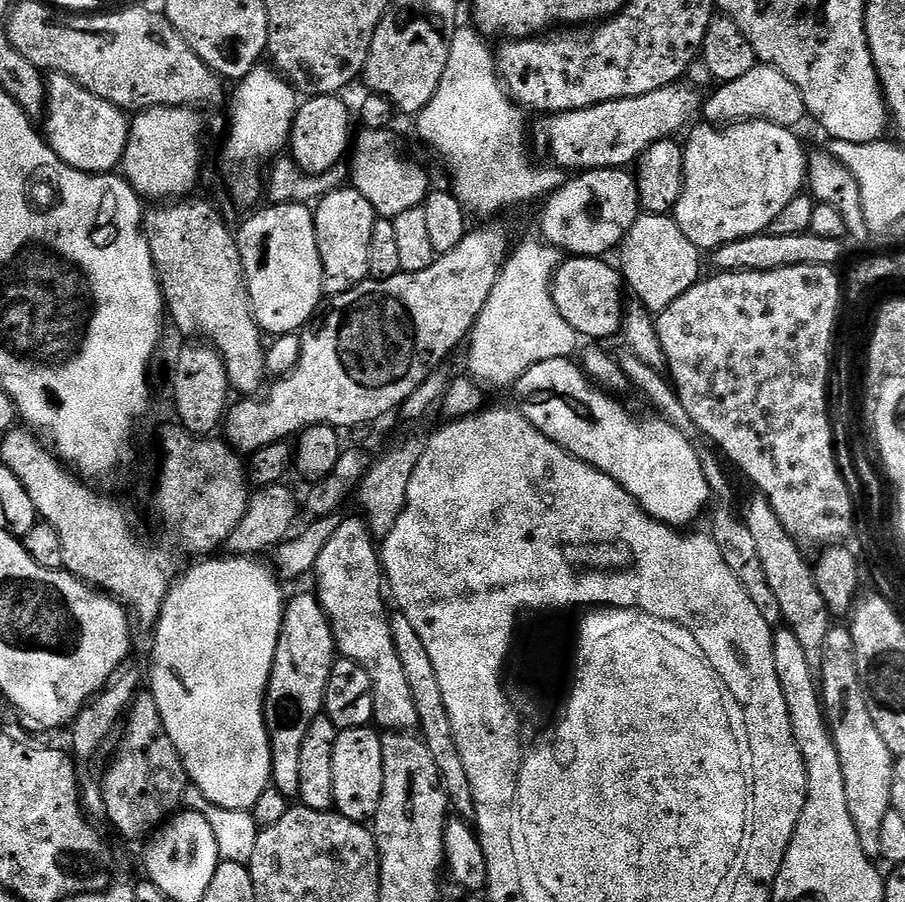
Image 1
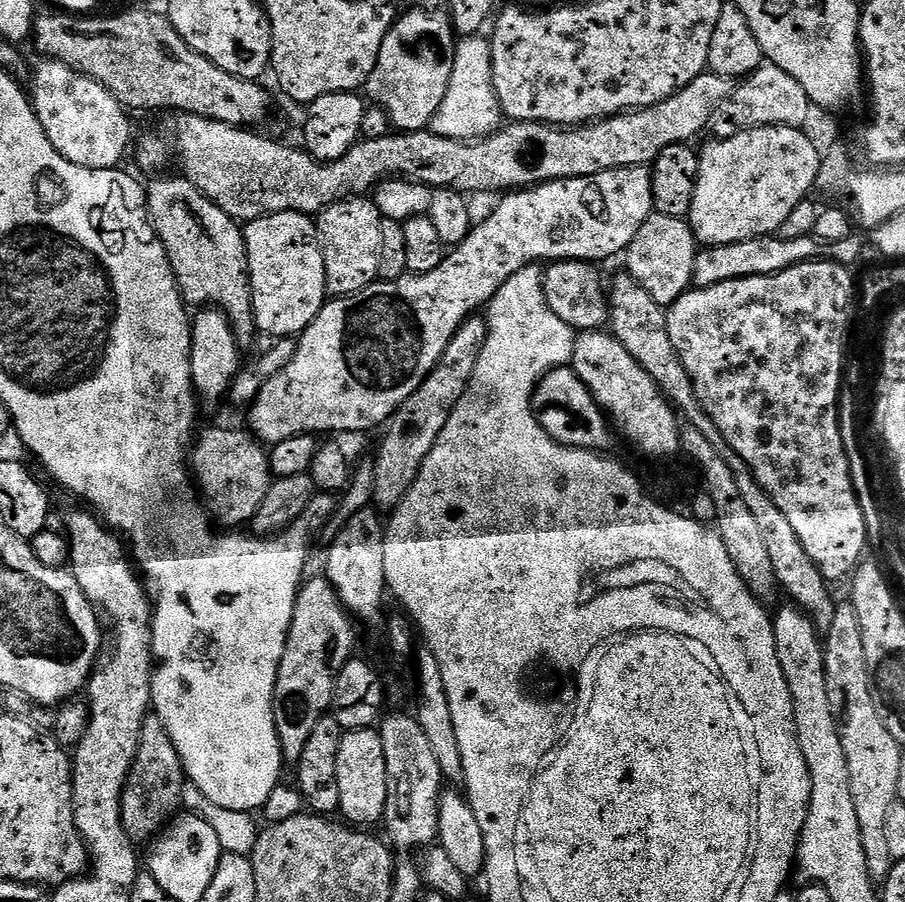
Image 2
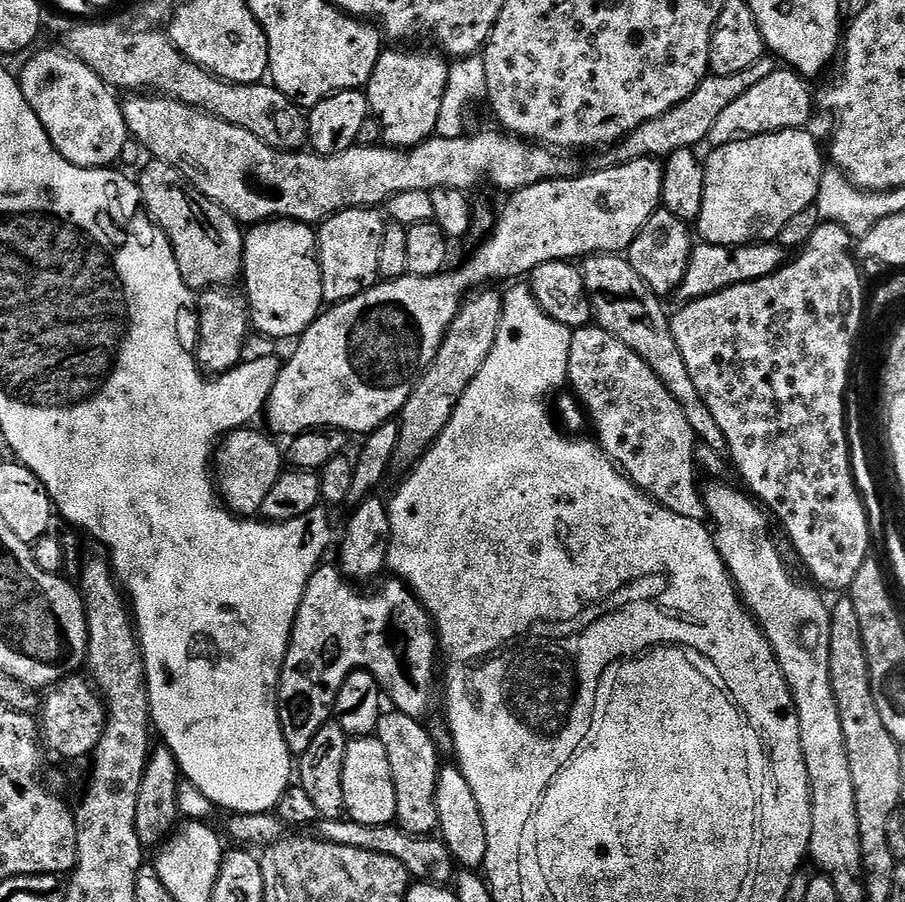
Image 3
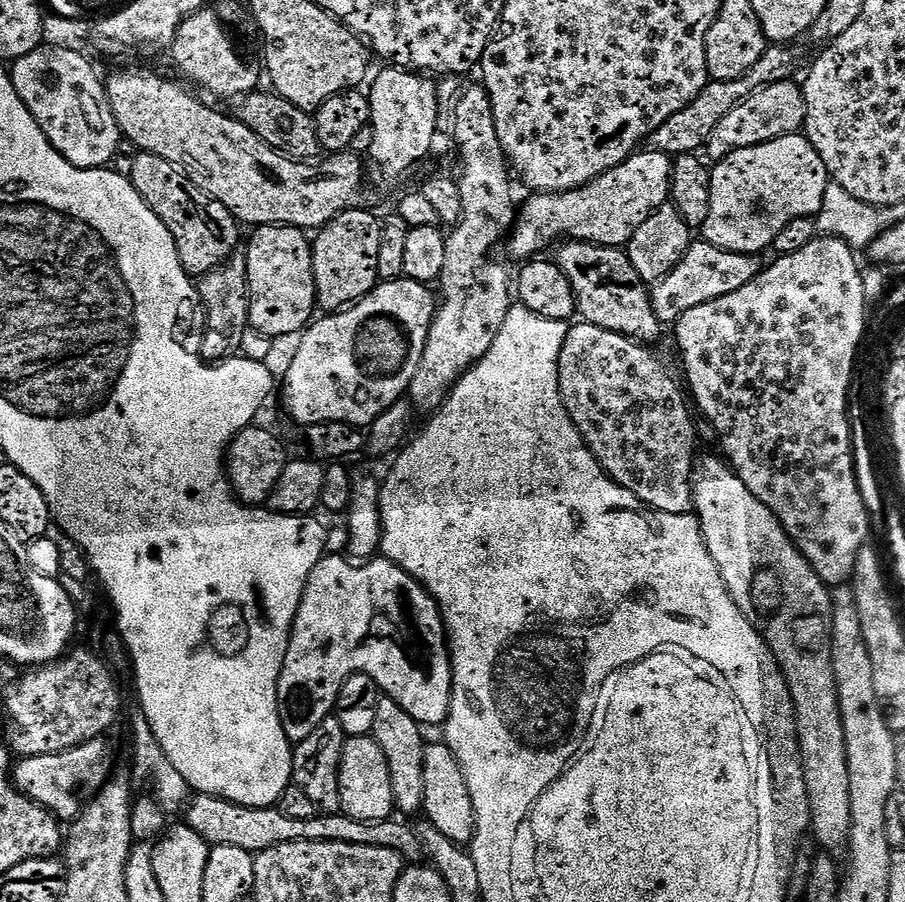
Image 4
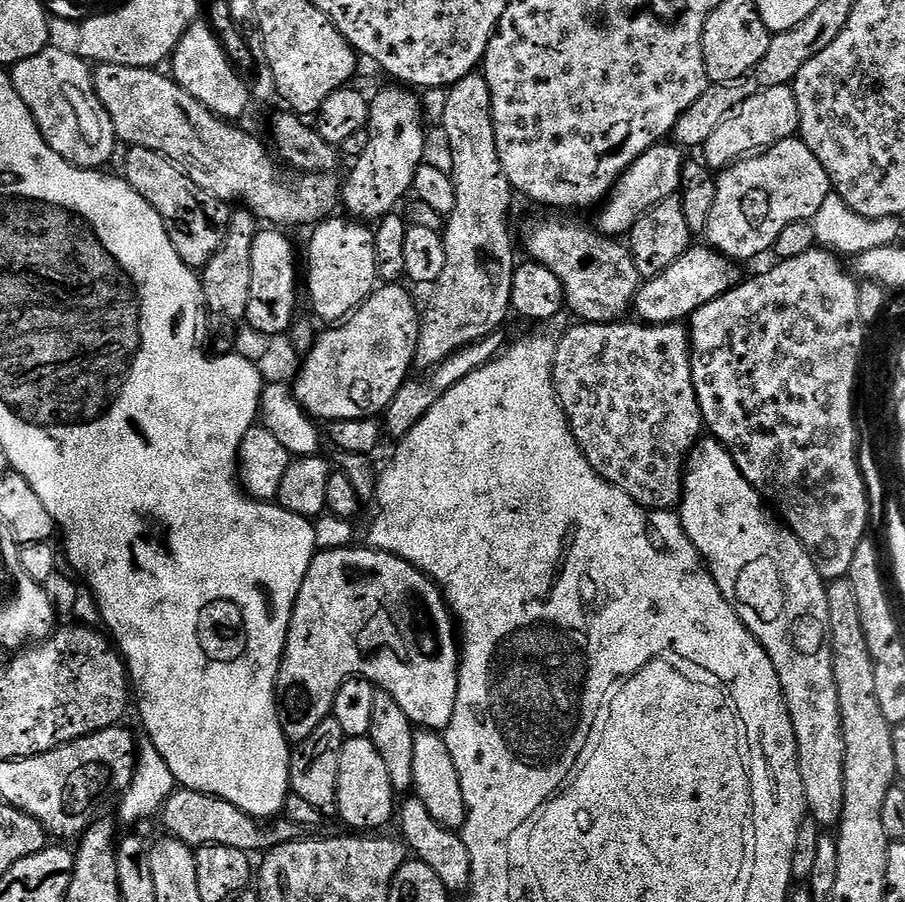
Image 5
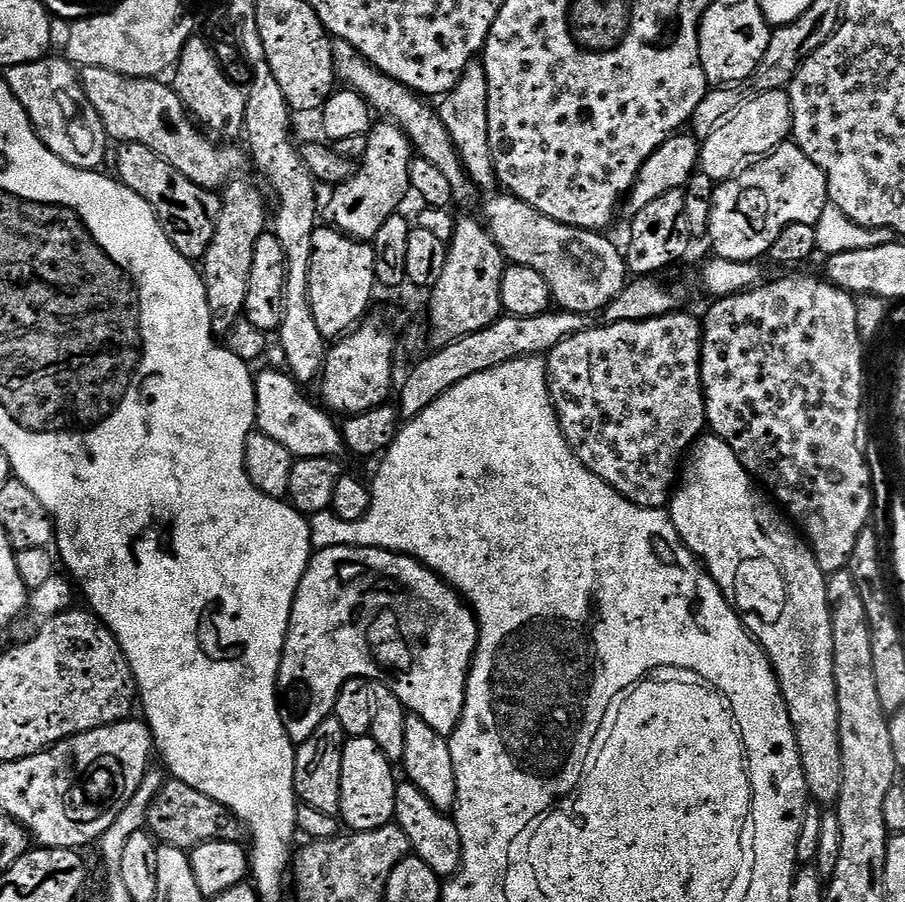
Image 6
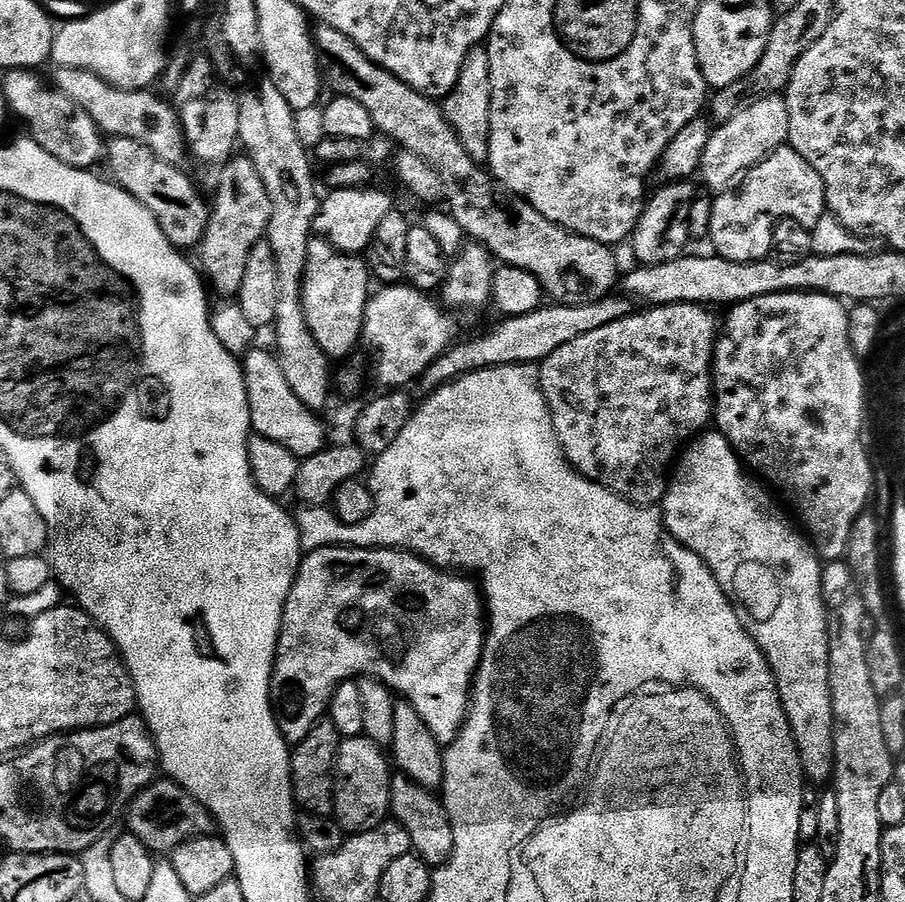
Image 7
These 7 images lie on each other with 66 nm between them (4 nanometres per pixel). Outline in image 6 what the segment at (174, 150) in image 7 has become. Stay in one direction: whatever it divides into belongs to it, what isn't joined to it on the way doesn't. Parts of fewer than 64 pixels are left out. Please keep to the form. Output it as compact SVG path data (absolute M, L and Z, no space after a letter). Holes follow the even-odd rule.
M90 66L80 72L80 84L86 98L90 98L90 106L98 110L98 118L102 118L102 126L113 141L120 140L121 145L141 144L154 150L154 154L170 162L170 166L186 174L186 178L198 186L209 190L223 189L229 180L239 177L243 173L240 171L250 164L243 147L235 148L232 142L217 142L201 131L182 98L178 98L163 79L123 76L102 66Z

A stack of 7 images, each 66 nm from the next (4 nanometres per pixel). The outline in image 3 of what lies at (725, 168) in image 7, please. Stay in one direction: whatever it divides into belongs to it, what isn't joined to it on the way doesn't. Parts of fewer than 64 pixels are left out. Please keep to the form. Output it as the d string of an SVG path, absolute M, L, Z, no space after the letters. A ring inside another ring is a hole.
M784 66L777 67L775 72L766 74L762 82L750 86L750 90L742 94L742 98L730 102L730 106L726 106L722 114L718 114L718 122L714 122L714 130L710 130L707 143L712 148L720 148L723 144L750 136L795 128L807 129L808 119L812 116L812 104L814 108L814 92L808 89L808 84L809 81L799 72L793 72Z

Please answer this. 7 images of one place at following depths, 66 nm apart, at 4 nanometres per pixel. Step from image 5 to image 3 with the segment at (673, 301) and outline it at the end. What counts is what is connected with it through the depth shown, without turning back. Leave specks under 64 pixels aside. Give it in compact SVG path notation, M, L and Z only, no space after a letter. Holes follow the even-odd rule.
M703 242L697 243L695 247L692 249L692 253L690 254L690 262L686 266L686 276L682 278L682 282L680 283L678 289L678 296L681 296L681 301L687 302L689 300L701 300L702 298L706 298L710 294L718 294L722 290L726 290L730 286L738 286L739 284L749 284L750 282L754 282L755 280L766 278L768 275L772 275L779 268L784 267L786 263L786 252L785 249L781 248L779 243L776 242L757 242L754 244L736 244L732 248L730 246L718 246L717 244L705 244Z

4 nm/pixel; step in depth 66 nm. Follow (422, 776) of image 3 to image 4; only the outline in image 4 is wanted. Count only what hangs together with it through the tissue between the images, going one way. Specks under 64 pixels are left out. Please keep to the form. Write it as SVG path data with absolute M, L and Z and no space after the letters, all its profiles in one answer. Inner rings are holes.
M381 695L378 702L378 710L374 710L374 726L370 733L372 739L378 742L382 754L386 754L386 766L390 770L390 786L396 799L395 811L417 812L424 806L424 787L422 786L422 766L424 765L424 750L426 739L422 733L422 725L398 702L391 700L389 696Z

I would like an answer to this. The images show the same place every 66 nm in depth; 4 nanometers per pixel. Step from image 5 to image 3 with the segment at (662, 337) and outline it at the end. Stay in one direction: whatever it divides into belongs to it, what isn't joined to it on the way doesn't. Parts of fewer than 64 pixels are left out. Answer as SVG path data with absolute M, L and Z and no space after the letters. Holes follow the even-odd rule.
M599 326L575 329L570 342L568 384L580 401L591 427L592 424L596 427L595 439L611 463L663 508L682 514L682 518L694 518L701 522L708 520L701 485L696 485L698 467L695 448L698 441L694 430L690 422L686 422L686 414L682 414L682 406L678 406L674 394L666 390L658 374L654 374L654 370L650 370L650 366L642 362L630 346L618 342L618 338Z

